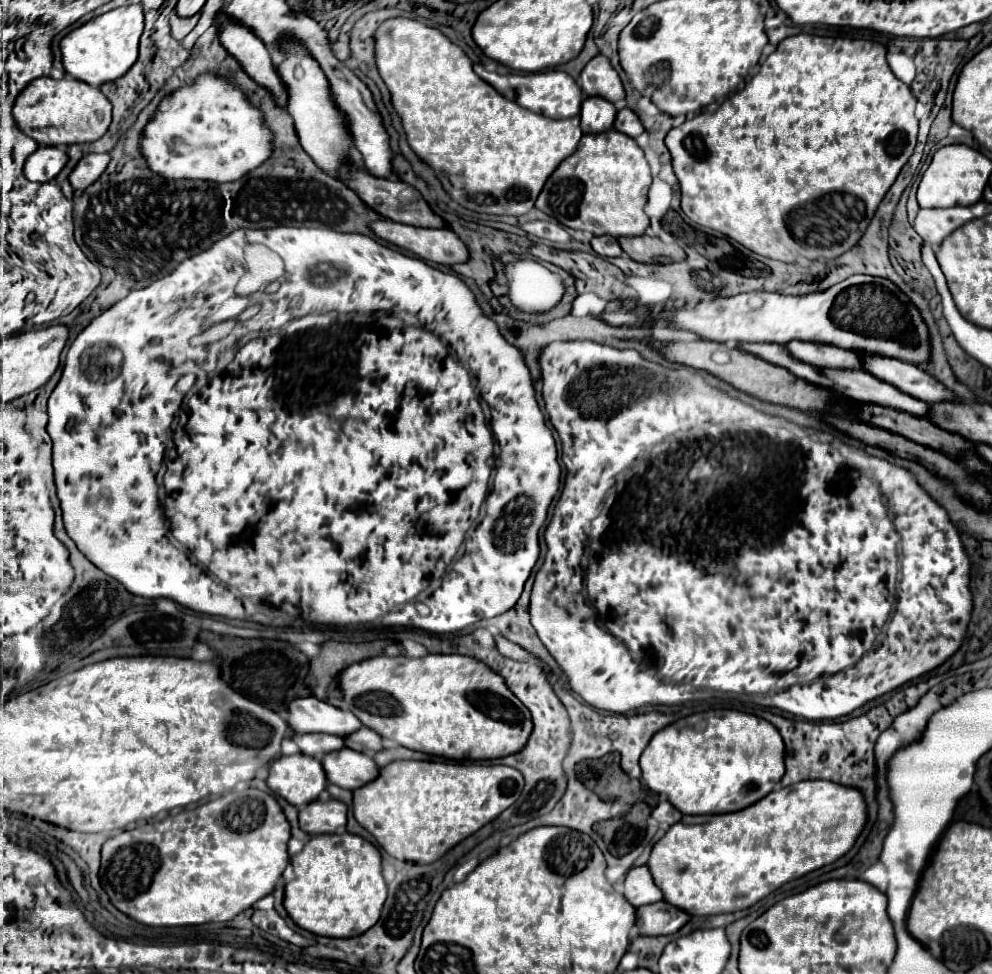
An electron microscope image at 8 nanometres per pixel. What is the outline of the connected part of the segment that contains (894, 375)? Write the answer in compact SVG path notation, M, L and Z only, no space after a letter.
M861 356L861 360L869 374L927 404L931 404L931 400L951 400L951 396L955 396L955 392L935 380L933 374L925 368L915 368L915 364L883 356Z

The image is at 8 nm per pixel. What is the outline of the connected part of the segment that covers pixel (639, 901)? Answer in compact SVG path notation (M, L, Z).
M637 866L627 872L625 882L623 882L623 896L635 908L663 900L663 894L655 886L647 866Z

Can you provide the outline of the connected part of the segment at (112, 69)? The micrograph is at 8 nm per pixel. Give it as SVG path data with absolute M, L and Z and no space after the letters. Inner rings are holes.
M141 4L119 6L101 16L95 16L83 26L71 30L61 40L65 72L93 86L101 86L103 82L117 80L135 64L139 56L141 34L143 34L143 6Z

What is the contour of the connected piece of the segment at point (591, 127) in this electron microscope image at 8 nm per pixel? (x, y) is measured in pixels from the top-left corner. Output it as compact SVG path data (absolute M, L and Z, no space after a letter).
M599 96L585 98L581 106L581 128L585 134L607 132L615 124L615 106Z

